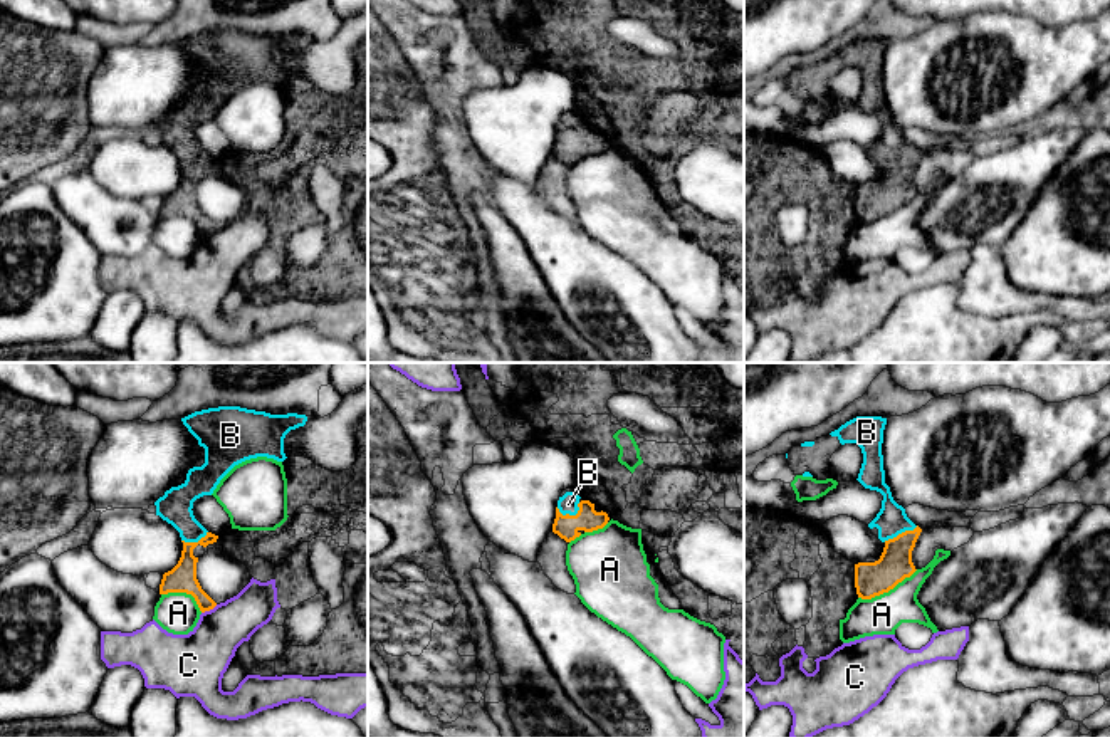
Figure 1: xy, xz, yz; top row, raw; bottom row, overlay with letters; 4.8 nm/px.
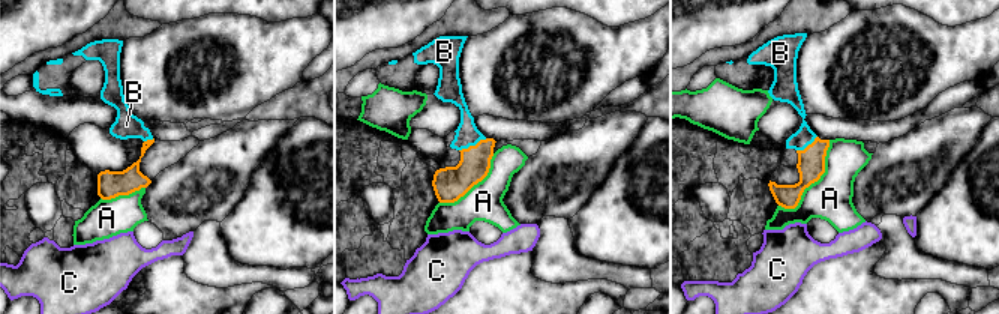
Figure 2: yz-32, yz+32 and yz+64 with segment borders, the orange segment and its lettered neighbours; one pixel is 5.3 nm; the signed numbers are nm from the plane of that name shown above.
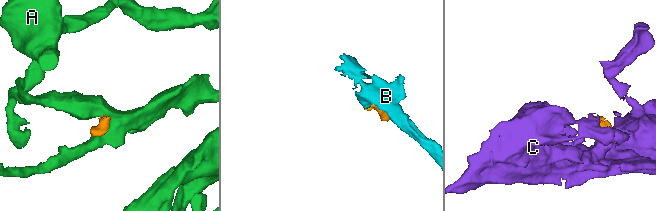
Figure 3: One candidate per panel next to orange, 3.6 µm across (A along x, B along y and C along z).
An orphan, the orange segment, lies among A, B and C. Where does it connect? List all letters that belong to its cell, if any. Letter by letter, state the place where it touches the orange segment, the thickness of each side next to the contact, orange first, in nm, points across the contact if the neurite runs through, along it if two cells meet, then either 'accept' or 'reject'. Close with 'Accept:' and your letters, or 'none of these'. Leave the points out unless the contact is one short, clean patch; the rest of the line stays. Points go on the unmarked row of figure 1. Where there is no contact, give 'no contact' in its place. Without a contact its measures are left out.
A: meets orange in yz at (887, 215); 160 nm thick on the orange side, 190 nm on the other; reject
B: meets orange in xz at (571, 140); 120 nm thick on the orange side, 100 nm on the other; runs through xz (586, 143), (571, 140), (568, 128); accept
C: meets orange in xy at (209, 234); 140 nm thick on the orange side, 280 nm on the other; reject
Accept: B

